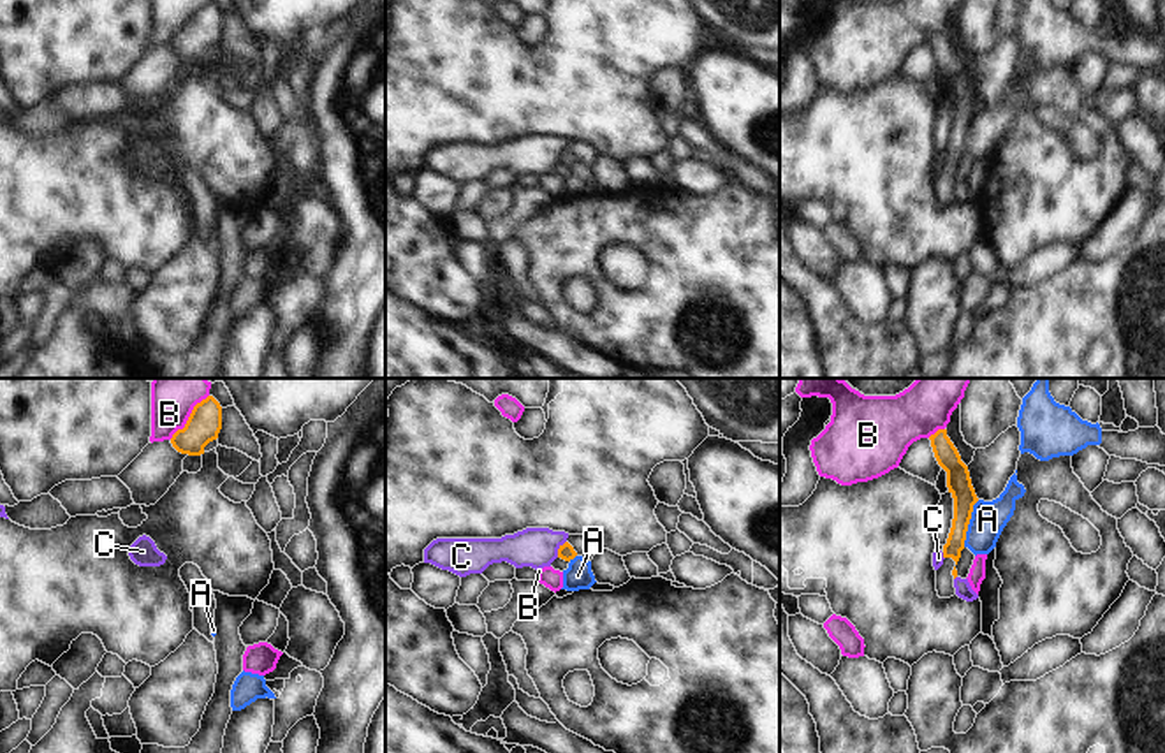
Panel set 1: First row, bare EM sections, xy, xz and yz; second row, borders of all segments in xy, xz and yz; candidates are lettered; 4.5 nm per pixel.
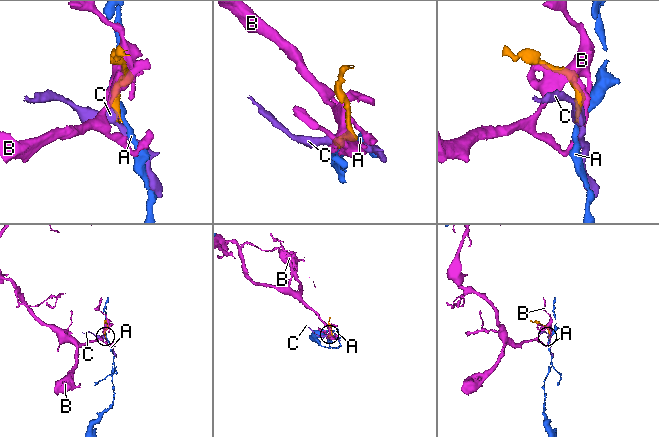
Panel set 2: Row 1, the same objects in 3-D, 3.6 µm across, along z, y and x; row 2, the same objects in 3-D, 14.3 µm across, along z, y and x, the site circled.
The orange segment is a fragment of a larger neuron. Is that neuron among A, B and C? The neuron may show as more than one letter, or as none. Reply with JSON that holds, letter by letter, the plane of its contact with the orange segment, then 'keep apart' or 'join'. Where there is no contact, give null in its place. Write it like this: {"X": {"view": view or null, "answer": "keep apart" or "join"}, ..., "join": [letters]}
{"A": {"view": "yz", "answer": "keep apart"}, "B": {"view": "xy", "answer": "keep apart"}, "C": {"view": "xz", "answer": "keep apart"}, "join": []}

